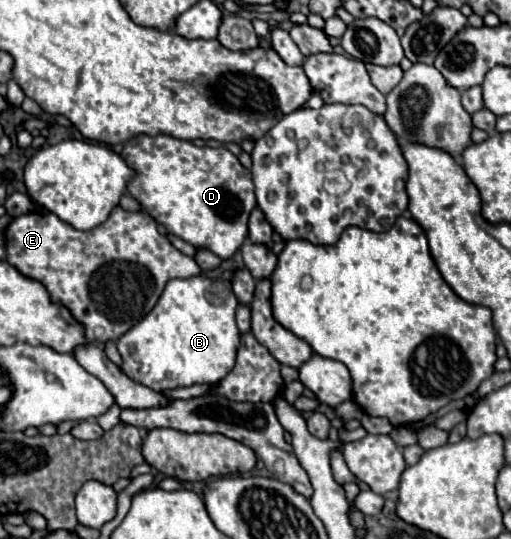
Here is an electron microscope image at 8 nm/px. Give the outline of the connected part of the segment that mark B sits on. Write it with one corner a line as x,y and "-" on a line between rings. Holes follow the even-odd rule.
195,275
187,279
173,279
165,285
153,311
131,327
117,341
117,349
123,357
123,373
133,381
143,383
155,391
167,391
177,387
191,387
195,383
217,383
223,379
229,369
235,365
237,347
239,347
239,329
235,323
237,297
233,295
231,285
218,279
213,281
207,275
-
211,285
221,286
221,297
211,297

